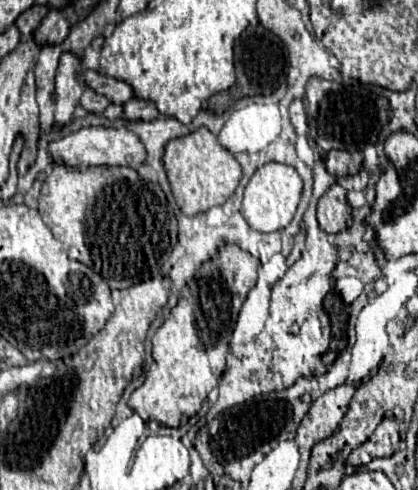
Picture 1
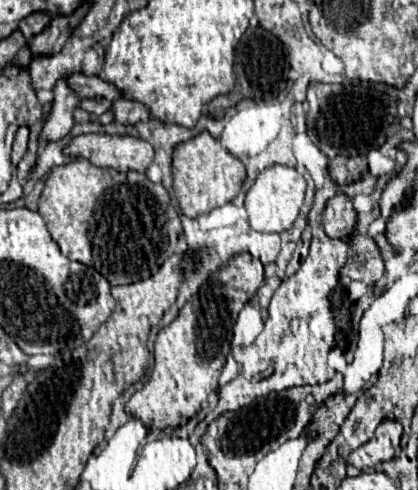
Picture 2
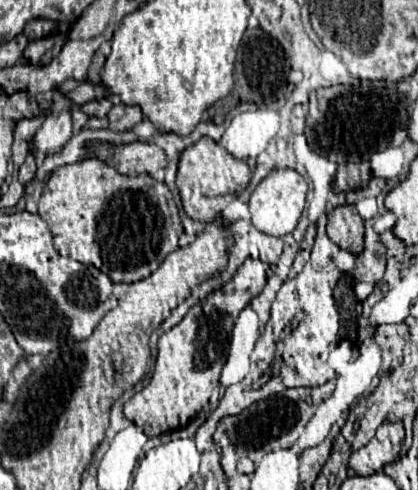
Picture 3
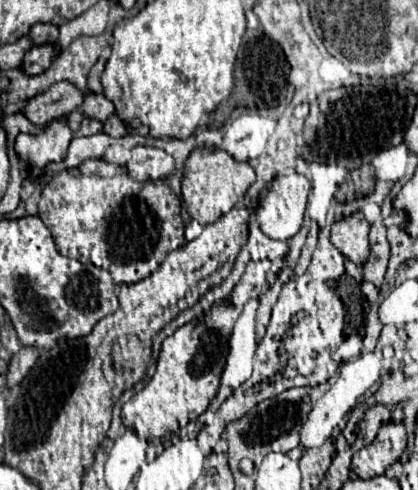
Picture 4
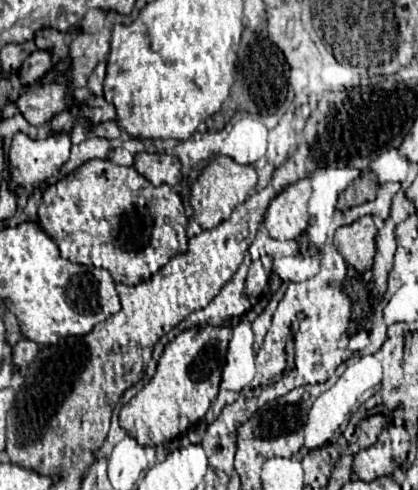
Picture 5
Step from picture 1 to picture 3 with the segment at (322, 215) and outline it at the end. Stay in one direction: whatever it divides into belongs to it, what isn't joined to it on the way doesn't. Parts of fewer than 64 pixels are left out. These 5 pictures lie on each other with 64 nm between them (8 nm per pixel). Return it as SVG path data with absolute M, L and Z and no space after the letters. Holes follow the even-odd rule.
M338 206L328 216L328 238L358 256L364 250L364 220L354 206Z

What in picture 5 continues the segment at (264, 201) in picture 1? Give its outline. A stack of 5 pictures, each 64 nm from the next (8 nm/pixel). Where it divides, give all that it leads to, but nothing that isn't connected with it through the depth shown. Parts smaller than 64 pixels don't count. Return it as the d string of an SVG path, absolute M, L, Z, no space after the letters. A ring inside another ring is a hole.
M308 178L290 184L268 206L264 226L276 240L294 240L306 230L310 222L308 202L312 196L312 184Z

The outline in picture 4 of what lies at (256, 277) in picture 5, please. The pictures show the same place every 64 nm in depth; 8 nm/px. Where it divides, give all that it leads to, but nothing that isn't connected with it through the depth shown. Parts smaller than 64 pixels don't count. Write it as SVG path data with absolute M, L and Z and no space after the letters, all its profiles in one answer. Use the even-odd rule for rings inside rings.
M270 260L250 262L240 284L232 292L232 304L214 304L212 312L206 318L196 318L182 328L178 328L172 336L162 342L162 352L158 358L156 374L148 382L146 388L136 392L122 408L122 422L126 428L134 430L138 438L150 442L154 438L164 438L174 434L176 430L196 420L206 412L214 394L218 394L220 372L224 370L228 356L228 340L232 328L242 312L242 306L250 298L258 298L266 290L266 274L270 270Z

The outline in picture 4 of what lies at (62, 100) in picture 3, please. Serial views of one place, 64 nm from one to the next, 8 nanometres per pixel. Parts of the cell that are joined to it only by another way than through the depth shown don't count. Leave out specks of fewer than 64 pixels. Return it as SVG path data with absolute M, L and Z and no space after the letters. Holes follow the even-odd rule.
M64 118L54 120L46 126L42 134L18 134L14 142L14 150L20 162L26 162L30 170L44 170L52 162L60 162L66 158L68 146L72 140L72 132Z

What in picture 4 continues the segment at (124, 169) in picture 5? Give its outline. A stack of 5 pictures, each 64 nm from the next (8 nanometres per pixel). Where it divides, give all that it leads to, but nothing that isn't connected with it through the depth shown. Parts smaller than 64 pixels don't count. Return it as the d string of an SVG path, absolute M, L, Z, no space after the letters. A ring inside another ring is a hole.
M86 160L76 168L70 168L66 172L56 174L42 190L42 198L38 204L38 216L44 220L48 228L52 228L52 238L56 242L56 248L62 256L80 260L82 264L94 264L104 270L108 270L114 278L114 282L126 282L134 284L144 278L148 278L164 260L164 254L178 250L186 244L184 240L184 220L180 216L180 198L170 190L170 186L162 180L148 180L148 182L136 182L132 176L128 176L128 170L118 164L108 164L106 160Z

